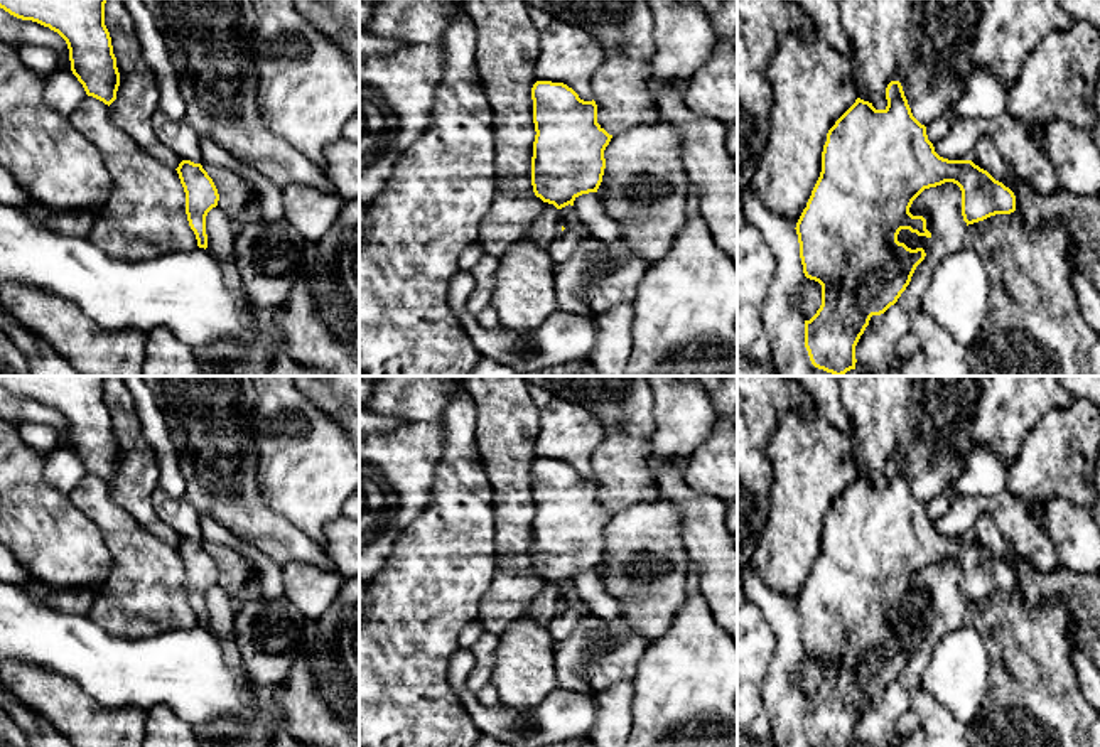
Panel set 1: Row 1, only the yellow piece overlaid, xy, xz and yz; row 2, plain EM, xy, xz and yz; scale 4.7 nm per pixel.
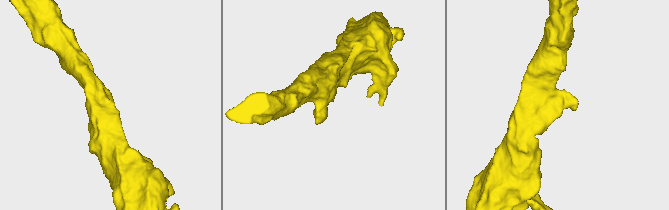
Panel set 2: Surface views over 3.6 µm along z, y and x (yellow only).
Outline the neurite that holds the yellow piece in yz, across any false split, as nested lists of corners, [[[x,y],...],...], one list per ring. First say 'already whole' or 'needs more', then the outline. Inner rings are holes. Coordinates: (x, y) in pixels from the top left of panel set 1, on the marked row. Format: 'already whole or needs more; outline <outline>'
already whole; outline [[[899,81],[887,84],[886,99],[887,106],[876,110],[872,103],[857,98],[828,130],[822,152],[820,177],[795,228],[803,273],[822,285],[822,305],[810,320],[805,320],[805,347],[812,364],[833,376],[844,376],[847,371],[855,369],[855,346],[871,317],[884,314],[898,302],[909,285],[916,266],[926,256],[923,248],[911,250],[898,241],[901,229],[931,238],[931,233],[926,229],[926,219],[909,212],[913,201],[925,189],[945,182],[957,184],[962,191],[962,216],[967,226],[995,214],[1011,214],[1016,211],[1014,192],[995,180],[987,170],[972,160],[948,160],[935,152],[933,143],[928,140],[926,126],[913,116]]]

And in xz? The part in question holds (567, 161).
already whole; outline [[[537,81],[531,88],[535,142],[531,157],[531,185],[537,197],[557,209],[574,206],[574,201],[597,192],[606,159],[604,150],[612,135],[597,123],[596,101],[584,101],[563,83]]]

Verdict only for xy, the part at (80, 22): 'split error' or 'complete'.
complete

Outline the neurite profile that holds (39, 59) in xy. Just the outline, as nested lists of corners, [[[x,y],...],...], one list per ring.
[[[22,46],[17,49],[20,61],[34,73],[49,76],[59,69],[57,54],[49,47]]]

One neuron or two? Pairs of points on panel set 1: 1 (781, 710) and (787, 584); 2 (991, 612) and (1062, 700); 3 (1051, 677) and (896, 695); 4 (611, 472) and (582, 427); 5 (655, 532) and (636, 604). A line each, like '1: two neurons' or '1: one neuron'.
1: two neurons
2: one neuron
3: two neurons
4: two neurons
5: one neuron

